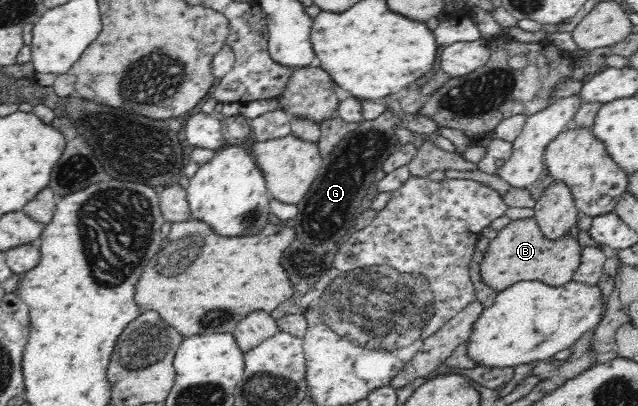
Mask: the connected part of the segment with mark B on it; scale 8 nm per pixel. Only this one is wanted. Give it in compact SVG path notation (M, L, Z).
M535 218L511 221L490 240L479 266L479 274L481 281L496 293L512 284L528 280L536 280L550 287L560 287L572 280L580 265L580 251L582 247L578 240L569 234L556 241L546 239Z

